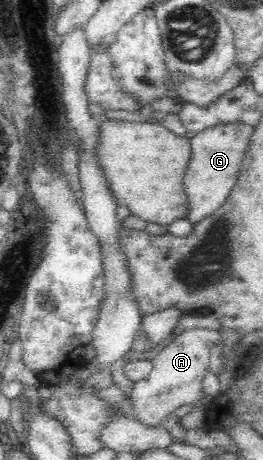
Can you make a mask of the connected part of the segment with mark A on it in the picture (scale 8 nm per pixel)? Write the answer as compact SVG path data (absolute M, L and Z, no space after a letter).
M206 327L184 329L172 341L168 341L166 347L150 359L153 362L153 370L148 377L133 382L130 393L133 417L144 424L158 426L164 417L182 405L200 405L201 408L208 409L213 400L202 390L202 383L210 369L208 363L211 350L214 345L220 343L219 330Z

